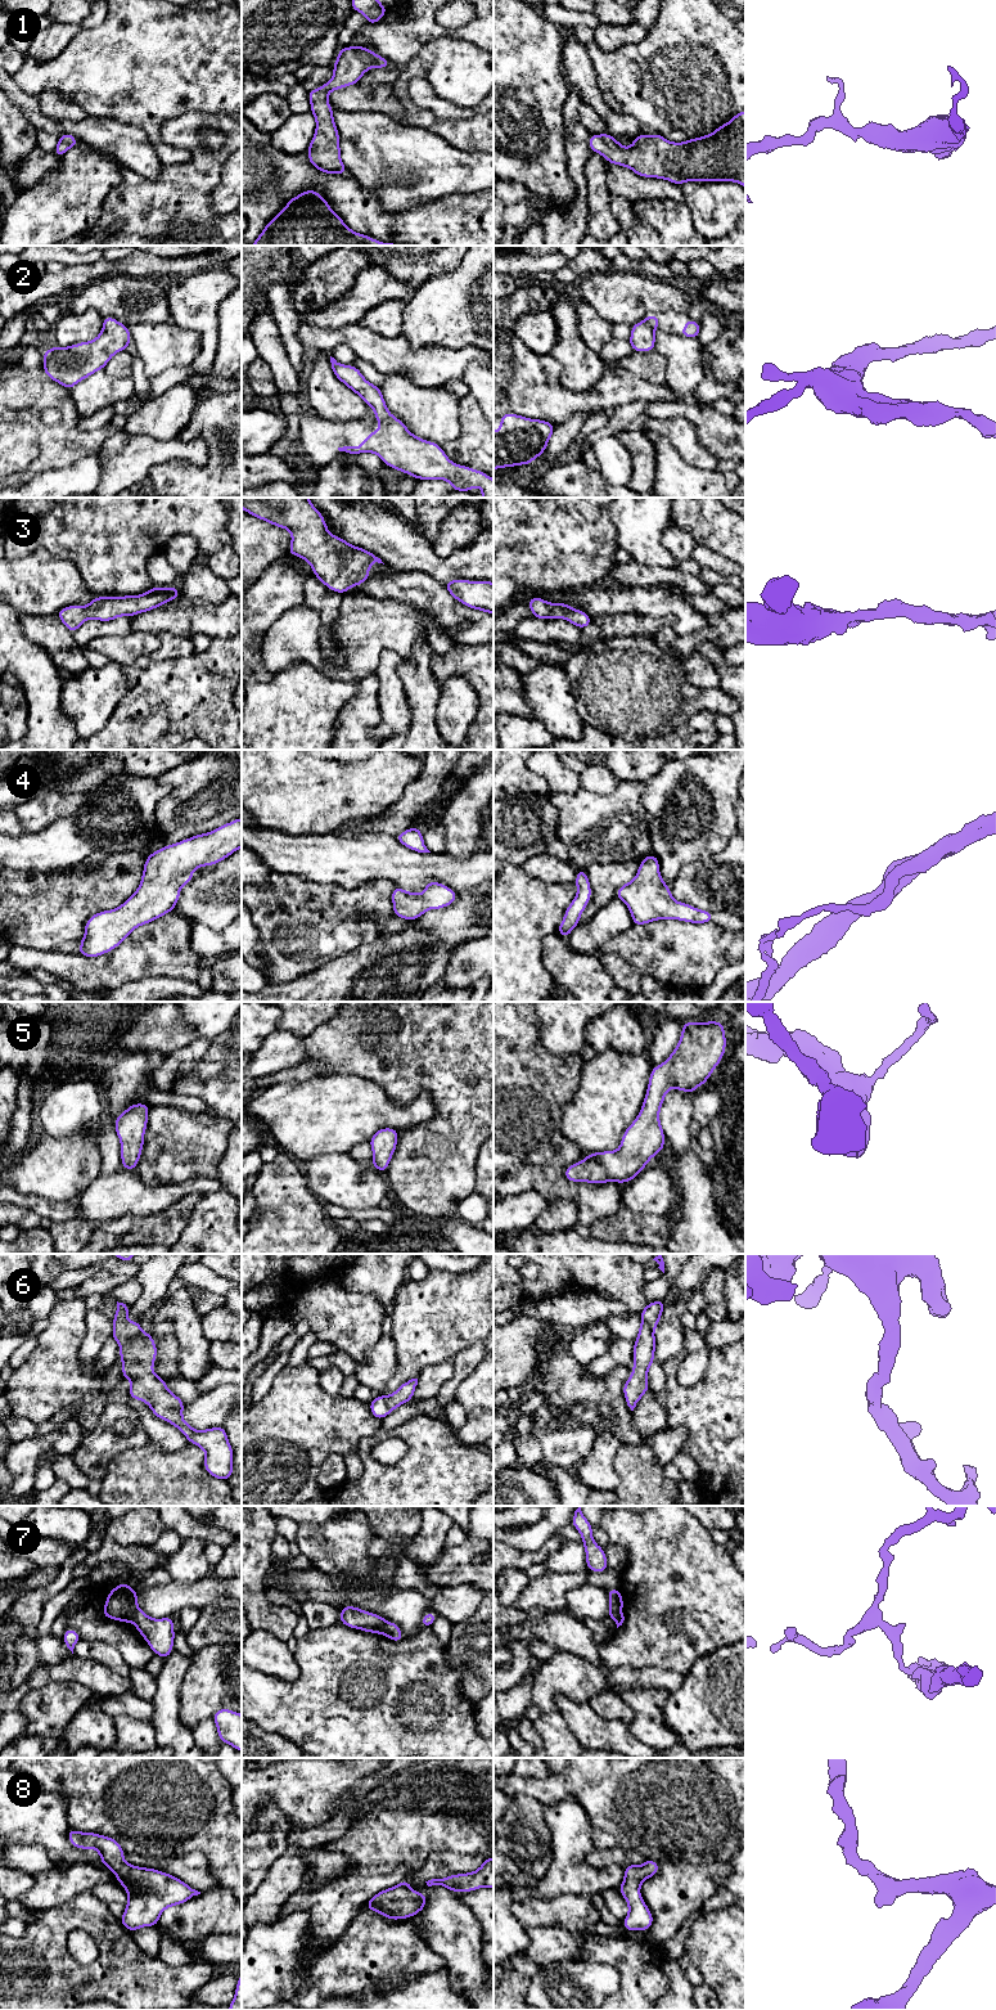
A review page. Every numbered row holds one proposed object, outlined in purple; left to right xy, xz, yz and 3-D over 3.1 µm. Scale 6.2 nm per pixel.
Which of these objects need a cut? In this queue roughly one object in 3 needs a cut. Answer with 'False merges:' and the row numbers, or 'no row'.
False merges: 7

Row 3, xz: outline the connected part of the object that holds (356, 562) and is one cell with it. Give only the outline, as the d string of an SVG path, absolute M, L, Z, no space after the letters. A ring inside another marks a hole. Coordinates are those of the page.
M242 498L242 509L258 520L289 530L292 543L288 554L301 557L310 563L314 575L333 592L346 594L351 586L356 588L368 581L374 562L383 563L374 553L330 535L323 513L308 498Z

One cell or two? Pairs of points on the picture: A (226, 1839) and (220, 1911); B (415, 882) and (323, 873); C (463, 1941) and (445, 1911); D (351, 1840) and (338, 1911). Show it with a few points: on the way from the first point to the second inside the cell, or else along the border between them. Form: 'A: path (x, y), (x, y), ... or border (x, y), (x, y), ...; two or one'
A: border (219, 1884), (228, 1889); two
B: path (392, 867), (346, 867); one
C: path (463, 1933), (449, 1919); one
D: path (361, 1858), (361, 1882), (350, 1893); one

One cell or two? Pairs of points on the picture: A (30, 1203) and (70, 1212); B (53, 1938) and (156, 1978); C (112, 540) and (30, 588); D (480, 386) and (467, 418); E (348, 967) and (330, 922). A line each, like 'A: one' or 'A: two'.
A: one
B: one
C: two
D: two
E: two

